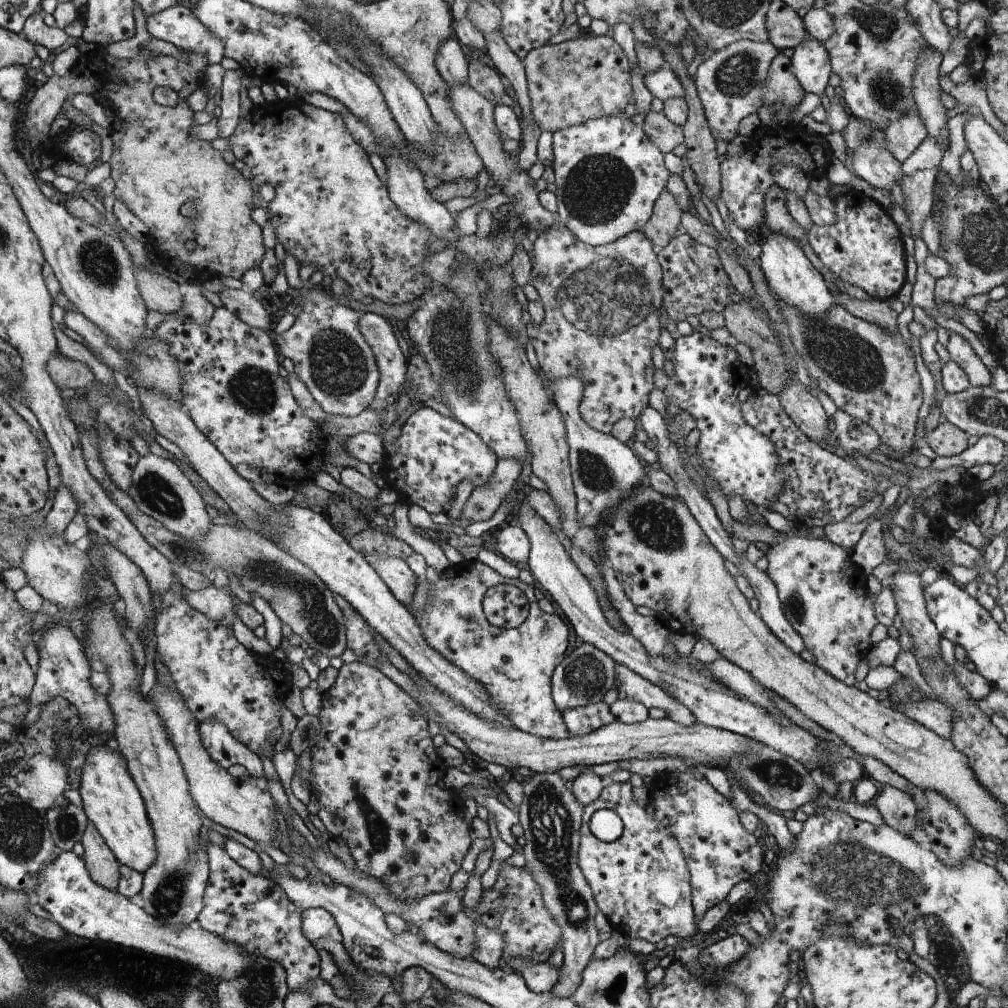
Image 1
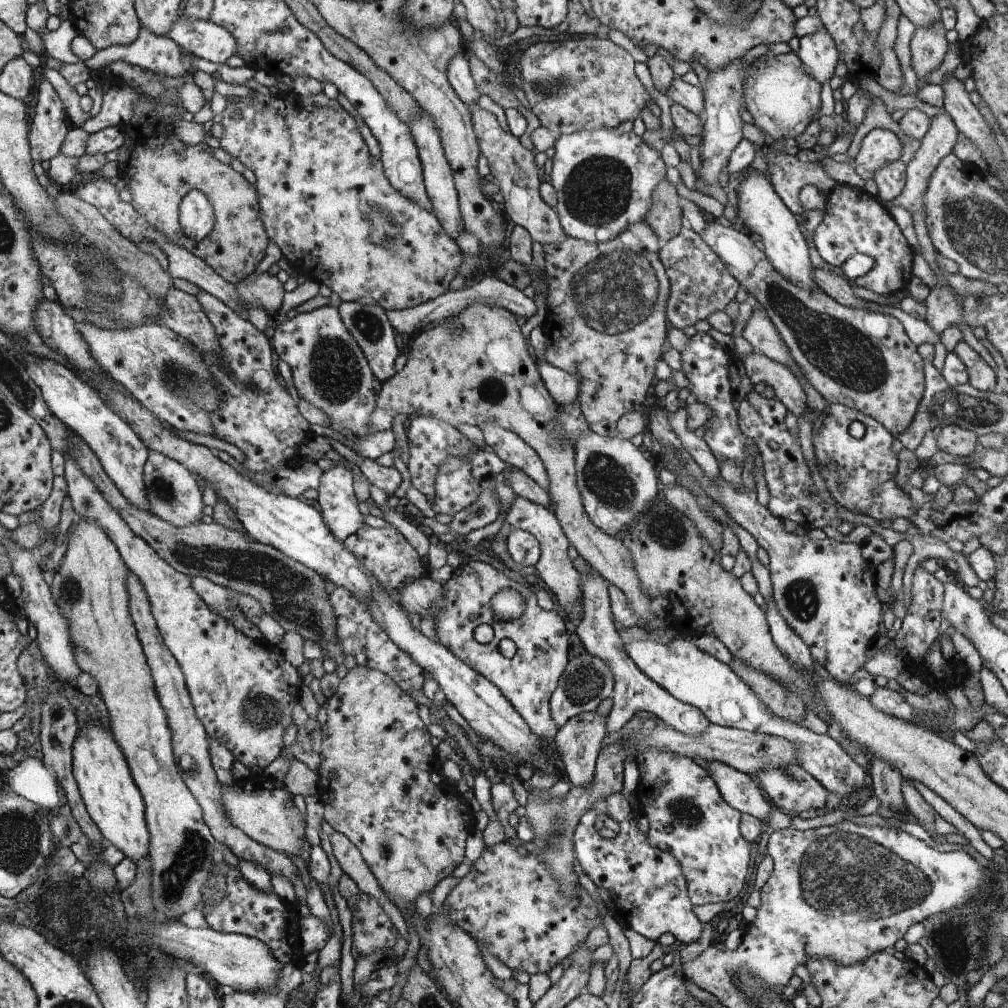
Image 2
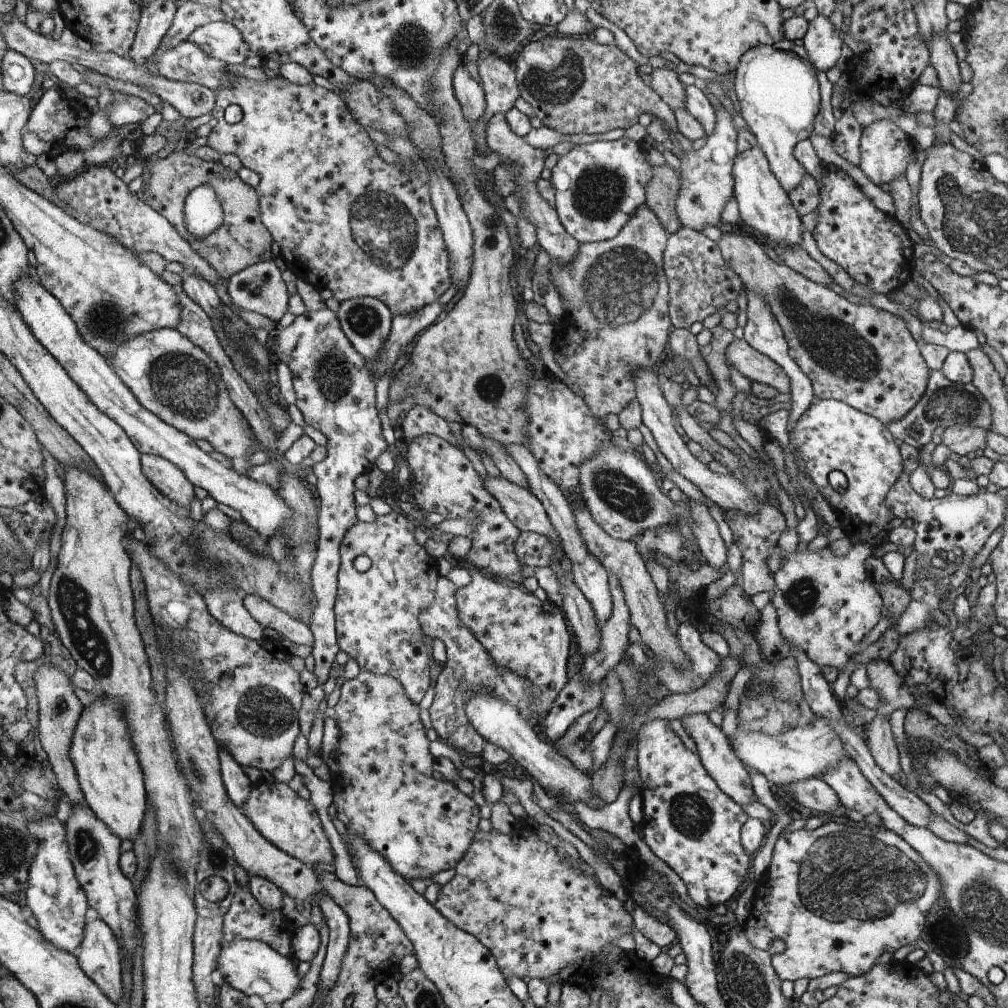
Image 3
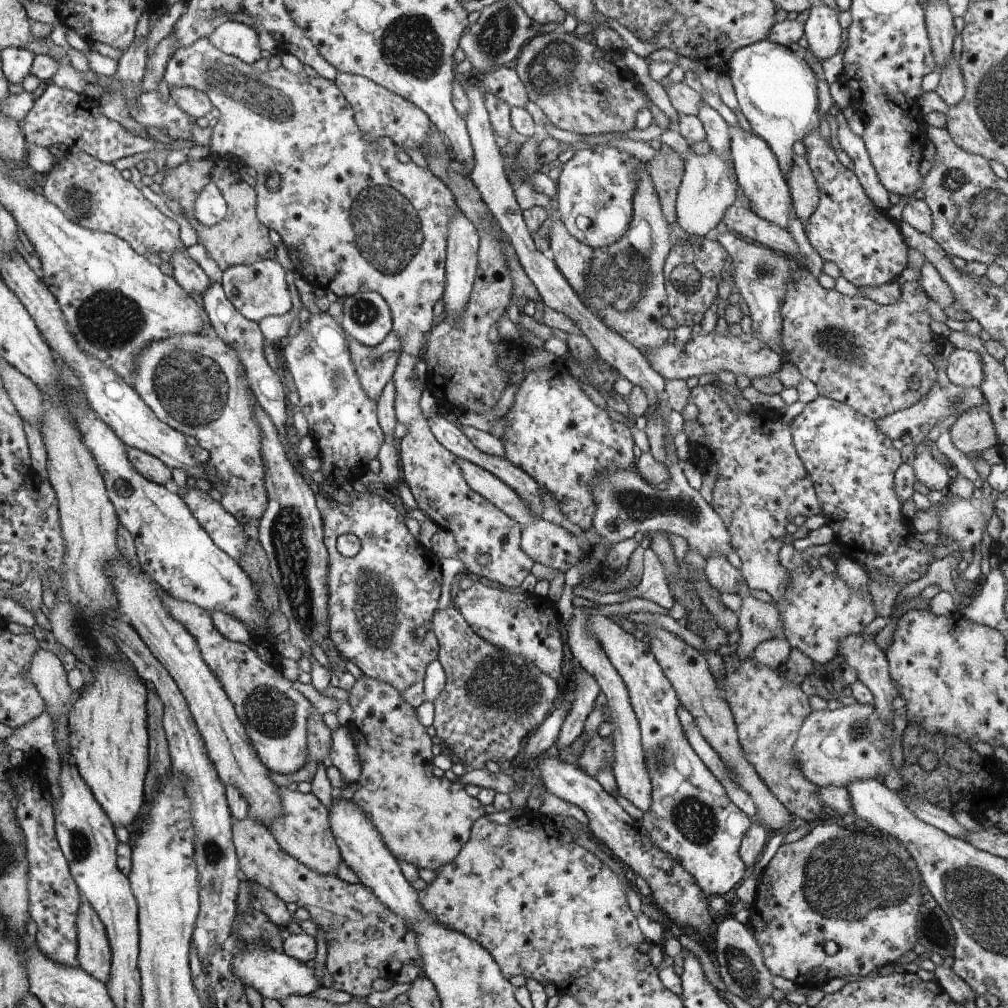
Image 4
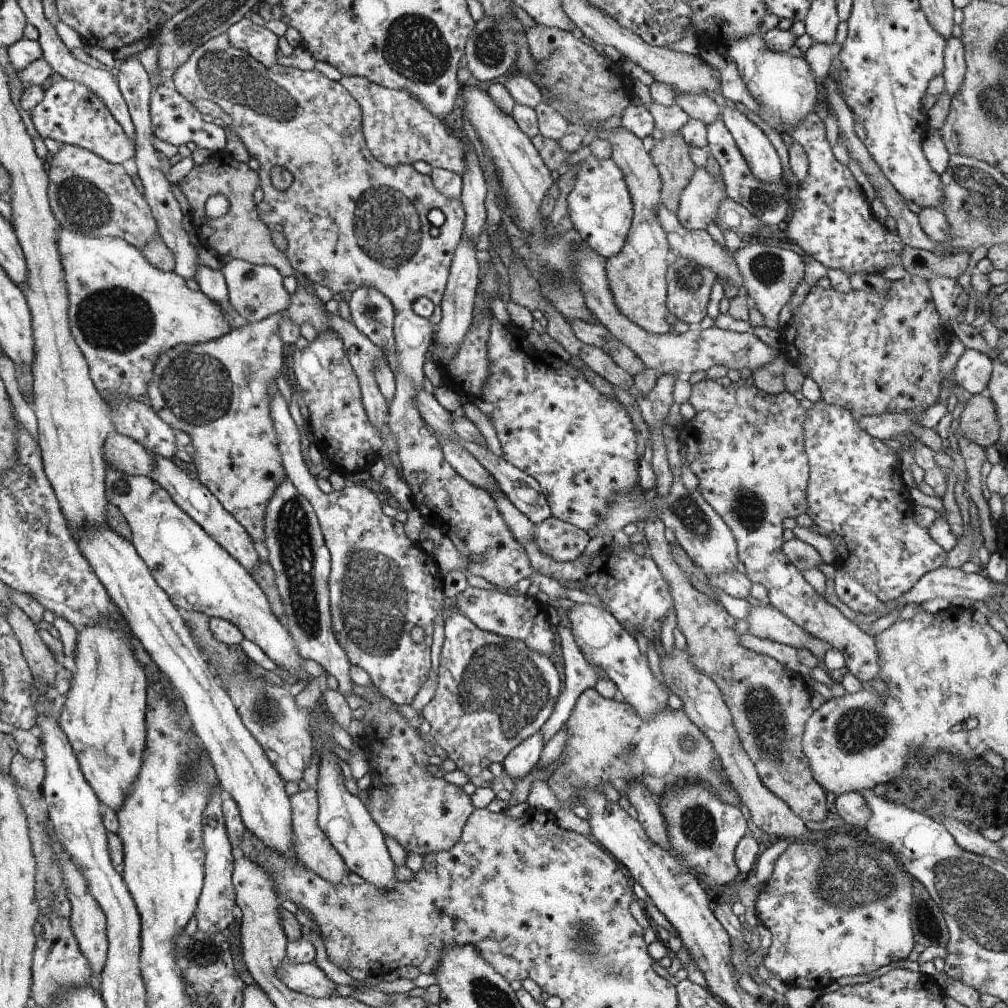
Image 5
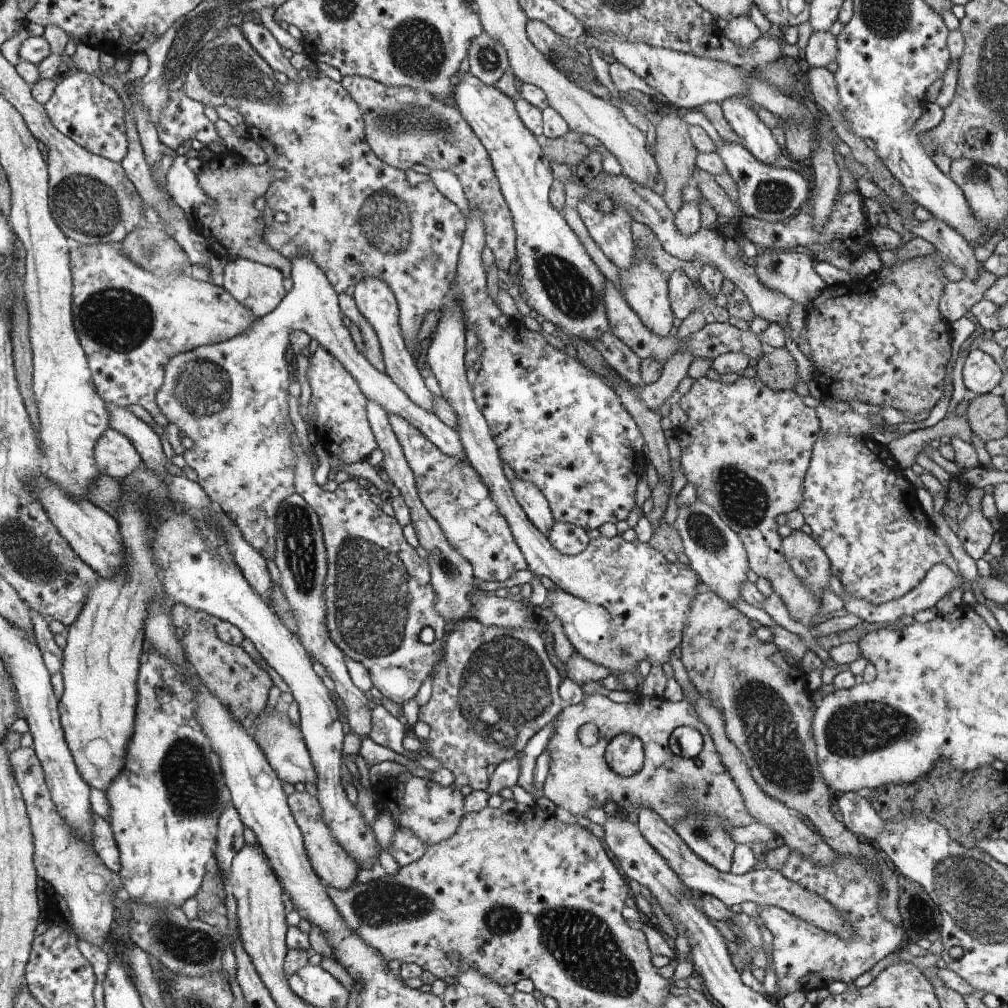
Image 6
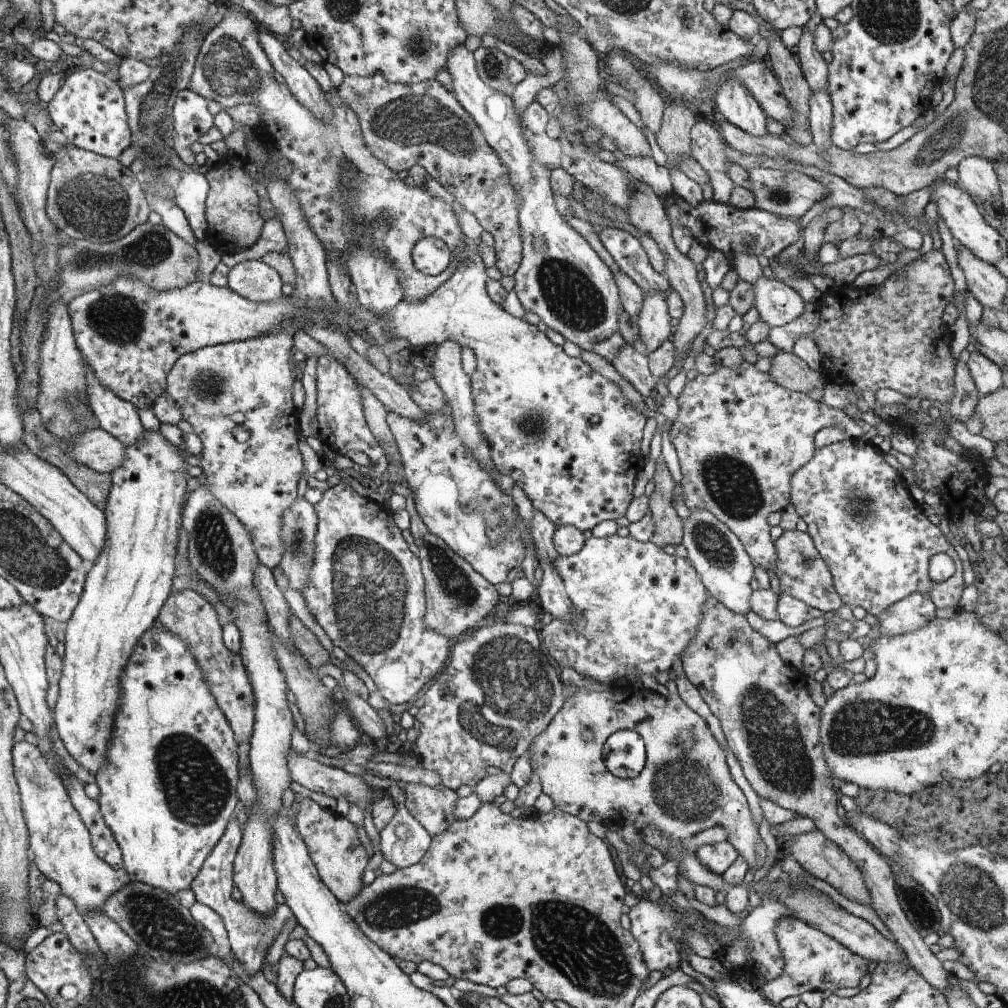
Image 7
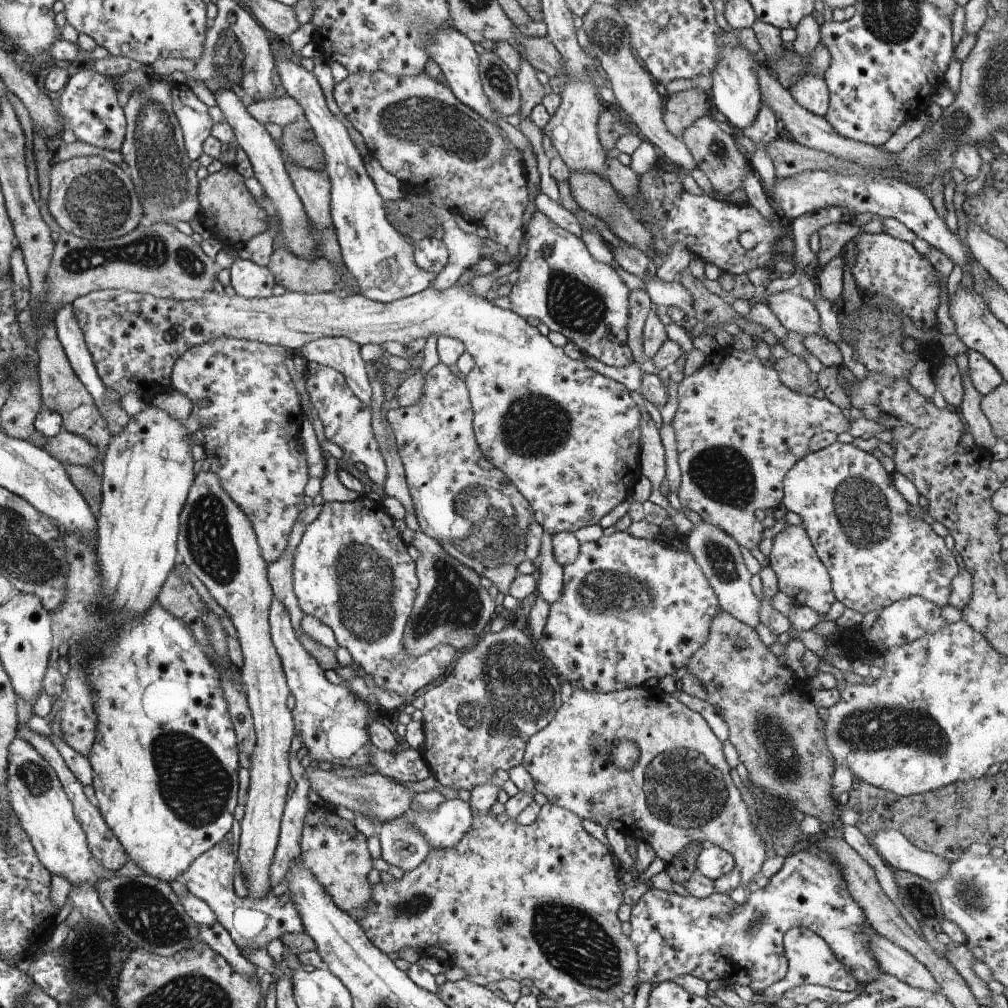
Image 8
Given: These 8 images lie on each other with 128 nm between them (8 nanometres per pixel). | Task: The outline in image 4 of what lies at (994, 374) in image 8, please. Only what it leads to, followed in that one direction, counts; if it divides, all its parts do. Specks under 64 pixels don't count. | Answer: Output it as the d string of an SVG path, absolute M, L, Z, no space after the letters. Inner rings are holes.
M956 348L948 361L946 373L952 384L964 388L981 388L985 372L978 353Z

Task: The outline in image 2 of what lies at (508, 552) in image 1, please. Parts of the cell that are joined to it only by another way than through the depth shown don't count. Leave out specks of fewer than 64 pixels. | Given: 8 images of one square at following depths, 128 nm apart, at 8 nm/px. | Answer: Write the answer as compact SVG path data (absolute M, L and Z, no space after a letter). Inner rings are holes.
M512 529L507 540L507 549L516 564L520 566L536 566L542 558L542 548L531 532Z

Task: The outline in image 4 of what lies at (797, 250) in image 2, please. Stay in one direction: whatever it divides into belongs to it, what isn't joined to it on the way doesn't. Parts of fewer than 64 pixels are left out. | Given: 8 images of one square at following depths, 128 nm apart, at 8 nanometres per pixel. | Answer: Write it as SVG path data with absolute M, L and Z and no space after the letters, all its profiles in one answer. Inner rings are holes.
M730 127L731 129L731 158L735 179L742 187L745 195L751 202L750 209L757 215L769 220L772 224L777 224L787 230L790 220L792 200L789 186L782 178L782 172L778 168L775 152L771 146L756 133L750 133L742 127Z

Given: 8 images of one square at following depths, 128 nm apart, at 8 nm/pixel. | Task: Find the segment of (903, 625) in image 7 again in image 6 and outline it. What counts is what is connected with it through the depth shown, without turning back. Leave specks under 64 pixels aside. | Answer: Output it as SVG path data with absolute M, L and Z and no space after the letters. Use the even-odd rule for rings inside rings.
M938 563L932 570L928 570L926 576L916 588L913 588L909 593L906 593L899 599L894 599L881 605L873 605L867 600L852 597L845 590L846 603L844 610L846 610L848 613L856 614L856 616L859 616L866 622L894 625L894 622L898 622L898 620L900 620L900 618L902 618L904 615L914 616L914 614L916 614L916 612L920 612L920 610L926 610L926 608L934 607L940 598L946 596L946 594L948 594L952 588L960 584L964 586L964 591L967 589L972 590L971 583L960 576L958 572L954 572L954 569L951 568L949 563Z

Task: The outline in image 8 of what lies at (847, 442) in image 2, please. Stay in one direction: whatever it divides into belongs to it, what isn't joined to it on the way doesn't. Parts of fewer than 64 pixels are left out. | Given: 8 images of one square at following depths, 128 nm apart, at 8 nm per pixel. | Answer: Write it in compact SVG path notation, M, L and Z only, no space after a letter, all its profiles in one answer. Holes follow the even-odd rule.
M836 441L823 450L808 453L807 456L804 456L804 458L788 472L786 478L784 478L783 490L784 498L782 504L788 511L796 513L802 519L801 526L806 530L812 542L812 546L814 546L814 550L816 550L816 554L818 554L818 558L820 558L820 562L822 562L822 564L826 566L826 570L828 570L828 575L832 582L831 588L836 601L841 602L846 608L858 611L864 615L871 610L878 610L881 612L884 608L890 606L890 604L911 597L924 598L925 601L932 602L940 608L948 605L948 598L950 598L950 582L952 582L952 578L960 572L961 564L958 564L954 554L946 548L944 538L938 536L928 522L918 520L918 518L913 518L908 515L911 505L906 501L906 498L896 490L892 476L886 472L880 460L874 457L872 453L860 450L860 448L856 448L854 444L843 444L842 442Z

